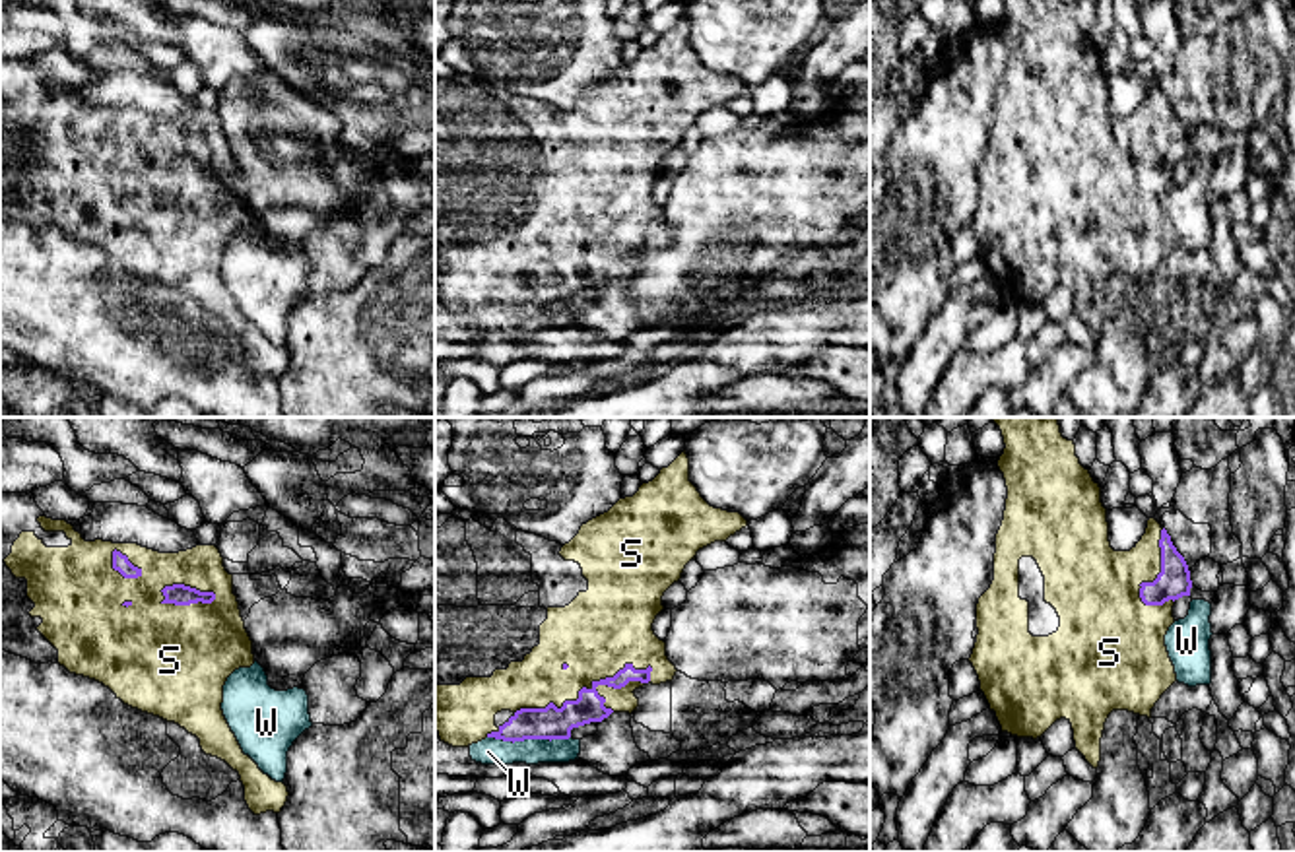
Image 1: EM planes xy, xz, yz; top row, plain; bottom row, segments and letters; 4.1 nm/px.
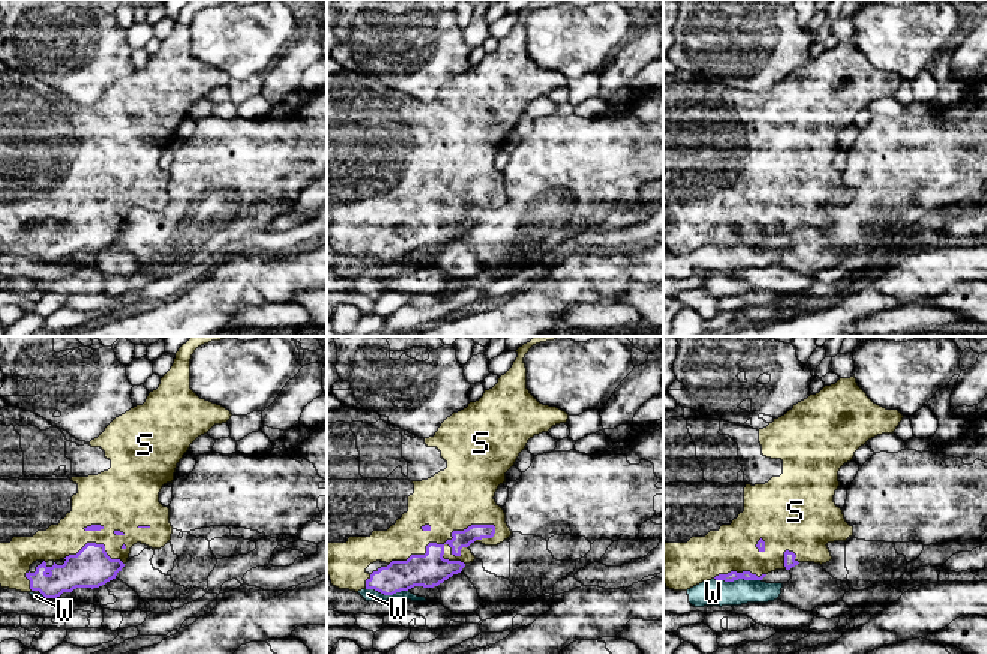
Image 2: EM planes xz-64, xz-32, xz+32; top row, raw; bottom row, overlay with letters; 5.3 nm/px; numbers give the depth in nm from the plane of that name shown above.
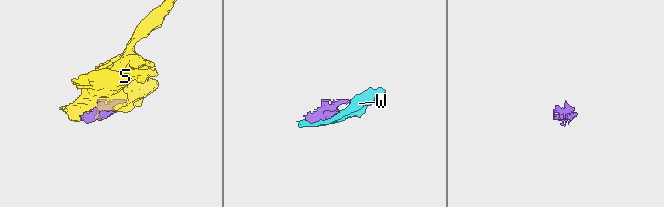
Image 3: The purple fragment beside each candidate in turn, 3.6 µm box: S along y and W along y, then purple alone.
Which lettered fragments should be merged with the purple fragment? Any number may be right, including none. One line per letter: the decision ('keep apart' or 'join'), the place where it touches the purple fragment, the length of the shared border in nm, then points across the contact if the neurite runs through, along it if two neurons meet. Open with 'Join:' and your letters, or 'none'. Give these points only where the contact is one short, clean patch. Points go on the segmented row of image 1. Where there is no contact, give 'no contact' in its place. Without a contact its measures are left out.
Join: S
S: join | xz (581, 689) | 600 nm
W: keep apart | xz (529, 738) | 340 nm | along xz (488, 736), (513, 742), (569, 738)

